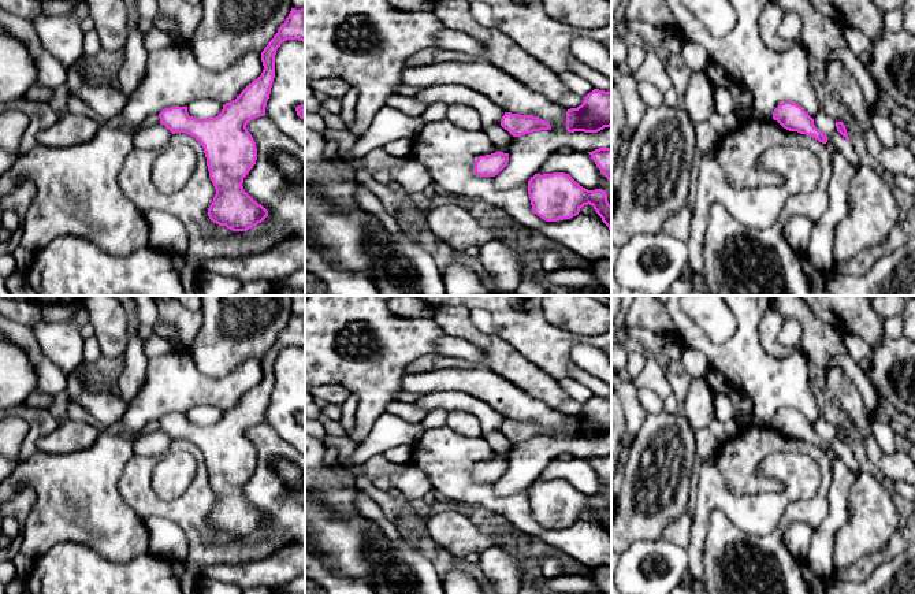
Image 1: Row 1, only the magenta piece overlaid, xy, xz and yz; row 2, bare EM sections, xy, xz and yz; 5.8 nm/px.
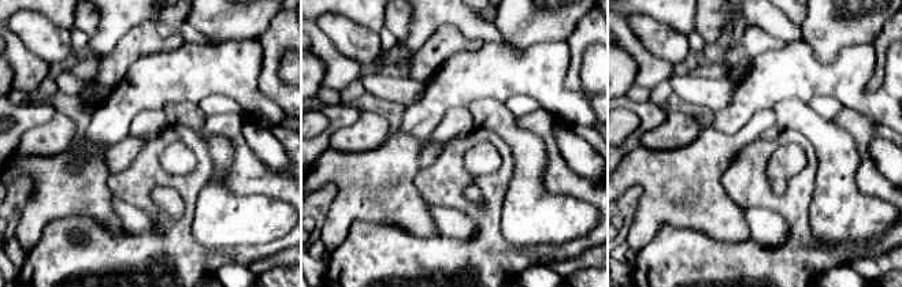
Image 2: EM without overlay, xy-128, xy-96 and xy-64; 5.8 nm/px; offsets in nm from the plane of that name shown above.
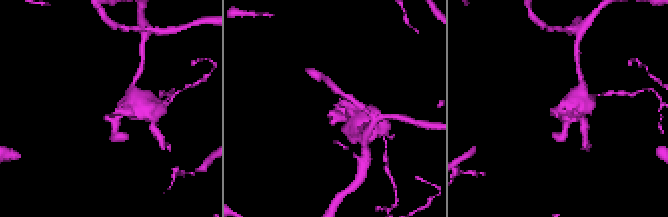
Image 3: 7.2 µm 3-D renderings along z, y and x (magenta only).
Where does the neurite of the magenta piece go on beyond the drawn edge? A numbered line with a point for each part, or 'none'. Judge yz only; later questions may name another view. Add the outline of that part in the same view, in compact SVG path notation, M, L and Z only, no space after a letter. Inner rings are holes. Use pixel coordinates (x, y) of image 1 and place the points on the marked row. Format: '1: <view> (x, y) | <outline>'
none

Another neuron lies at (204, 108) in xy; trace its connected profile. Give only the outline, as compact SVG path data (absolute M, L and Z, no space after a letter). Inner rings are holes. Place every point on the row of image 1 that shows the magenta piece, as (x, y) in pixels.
M197 100L187 105L187 112L196 119L208 119L217 116L223 109L222 103L213 100Z

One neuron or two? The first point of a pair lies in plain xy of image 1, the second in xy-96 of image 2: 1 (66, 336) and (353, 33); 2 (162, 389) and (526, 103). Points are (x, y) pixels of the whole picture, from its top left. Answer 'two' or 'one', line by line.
1: one
2: two

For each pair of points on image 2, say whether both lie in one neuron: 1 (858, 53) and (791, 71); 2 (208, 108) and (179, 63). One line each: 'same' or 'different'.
1: same
2: different

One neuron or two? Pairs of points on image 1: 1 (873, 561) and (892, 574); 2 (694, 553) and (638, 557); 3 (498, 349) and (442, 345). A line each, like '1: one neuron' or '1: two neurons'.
1: two neurons
2: two neurons
3: two neurons

